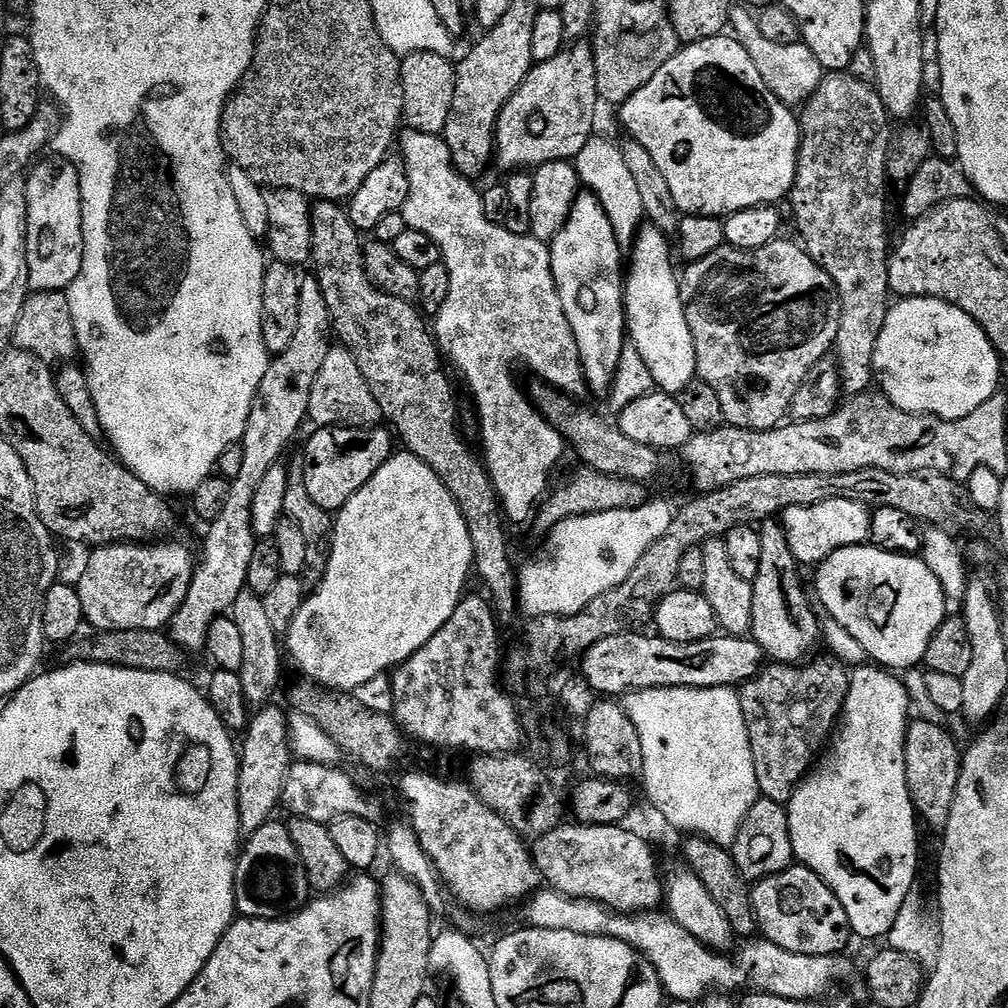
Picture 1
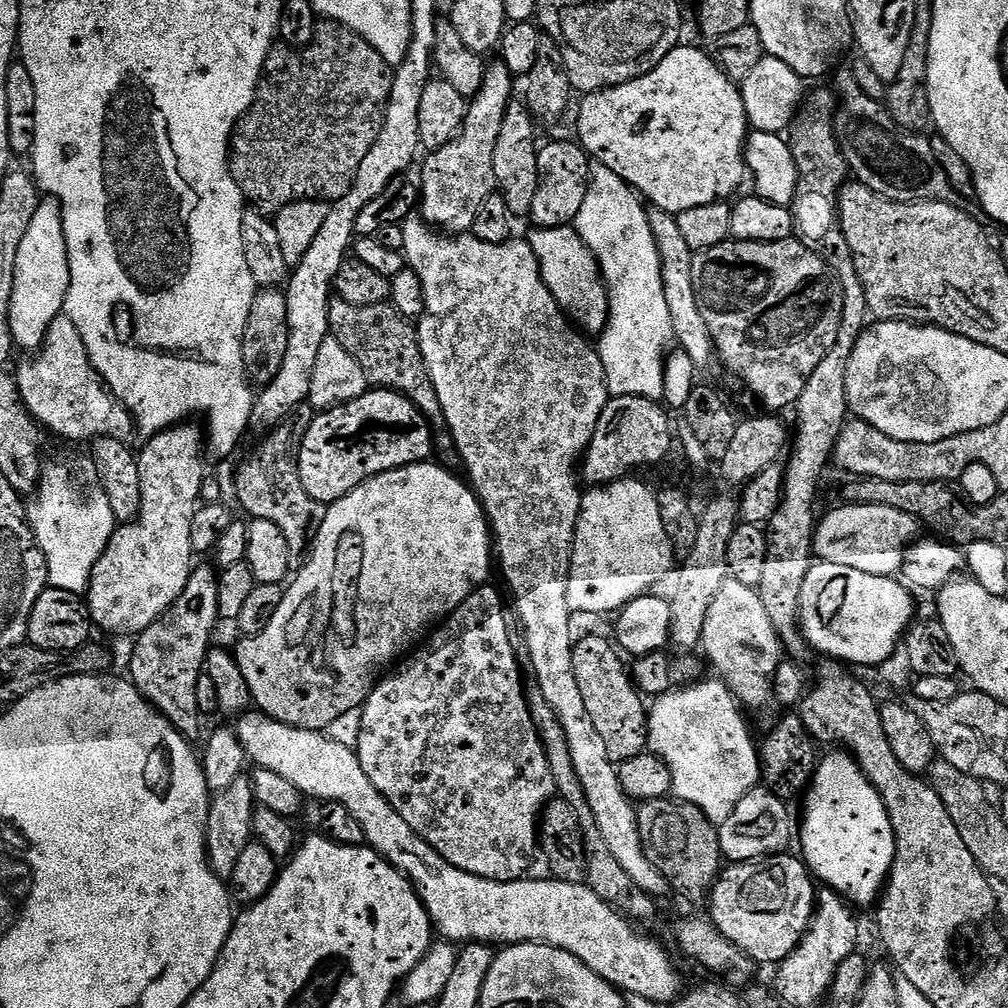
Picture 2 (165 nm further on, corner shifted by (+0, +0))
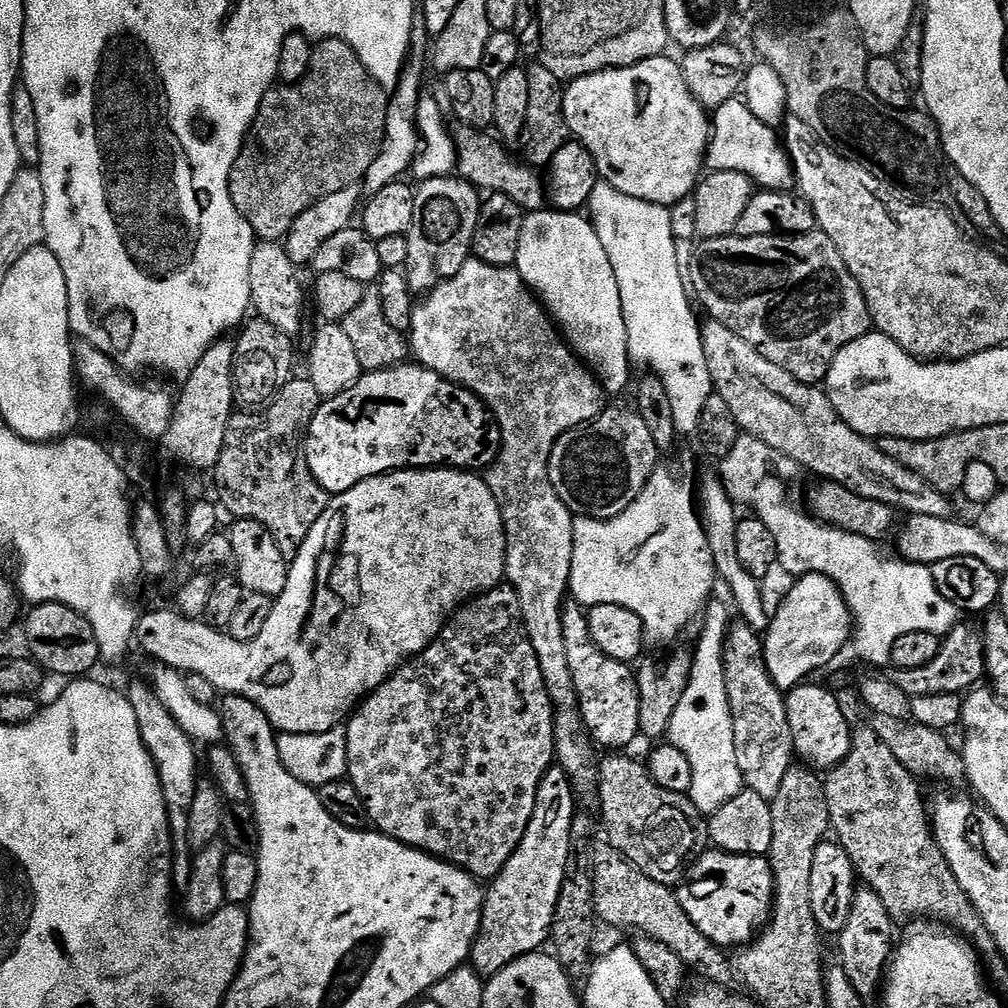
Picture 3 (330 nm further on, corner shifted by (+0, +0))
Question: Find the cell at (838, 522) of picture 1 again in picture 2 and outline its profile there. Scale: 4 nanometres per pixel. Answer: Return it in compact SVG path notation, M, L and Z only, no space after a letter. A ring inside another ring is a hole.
M842 504L842 507L819 519L815 532L813 555L819 561L856 568L866 574L895 577L904 564L910 545L917 539L920 523L916 516L890 506Z

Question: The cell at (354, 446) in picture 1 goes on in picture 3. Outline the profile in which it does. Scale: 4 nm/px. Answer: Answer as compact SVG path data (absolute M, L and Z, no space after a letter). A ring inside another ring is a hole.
M405 362L395 364L392 368L383 368L377 372L364 372L360 380L350 390L342 394L325 399L320 408L312 416L308 431L302 440L304 457L308 463L310 474L330 494L339 494L358 486L358 482L369 480L375 476L382 476L386 472L398 472L401 470L415 470L417 468L455 468L457 470L484 470L496 461L496 455L500 452L500 427L492 413L488 411L483 400L479 400L472 391L464 388L453 380L438 375L434 370L424 367L419 362Z

